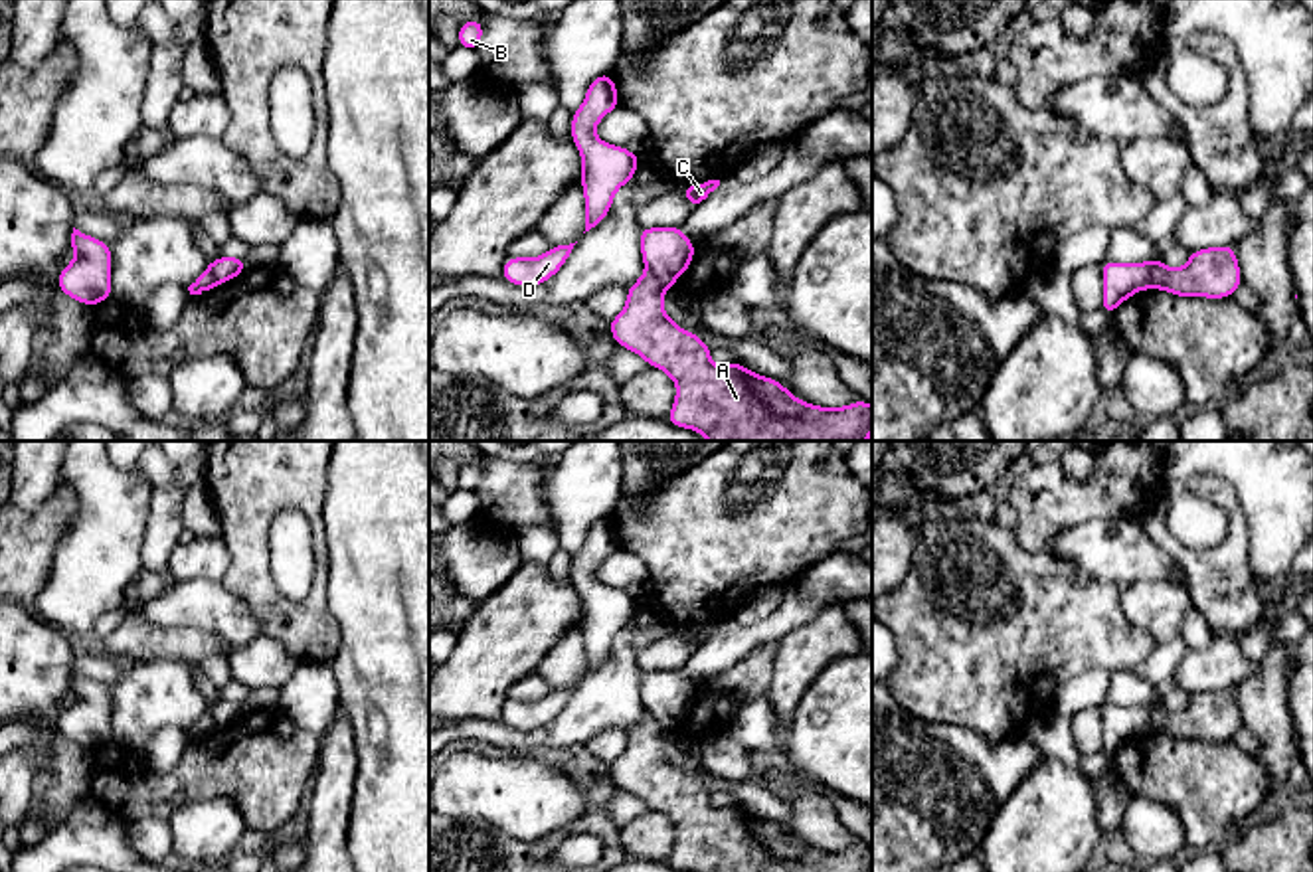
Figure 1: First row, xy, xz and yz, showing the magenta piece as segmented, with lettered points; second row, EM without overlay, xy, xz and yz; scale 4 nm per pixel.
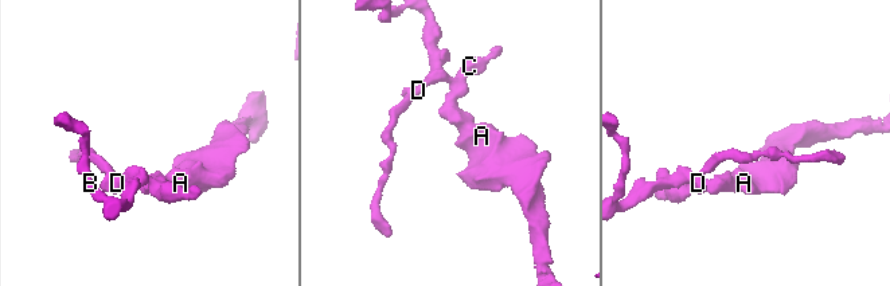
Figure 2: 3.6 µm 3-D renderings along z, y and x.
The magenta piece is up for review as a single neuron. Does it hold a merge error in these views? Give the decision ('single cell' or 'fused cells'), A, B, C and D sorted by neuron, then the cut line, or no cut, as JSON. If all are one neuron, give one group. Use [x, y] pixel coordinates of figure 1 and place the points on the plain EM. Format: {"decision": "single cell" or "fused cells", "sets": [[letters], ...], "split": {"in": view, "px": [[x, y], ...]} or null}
{"decision": "fused cells", "sets": [["A"], ["B", "C", "D"]], "split": {"in": "yz", "px": [[1155, 704], [1145, 730]]}}

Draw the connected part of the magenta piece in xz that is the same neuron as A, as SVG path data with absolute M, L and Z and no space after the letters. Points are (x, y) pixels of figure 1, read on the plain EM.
M643 716L627 732L625 751L609 763L617 789L633 793L676 827L666 864L682 872L870 872L872 848L864 842L846 850L819 850L795 842L773 821L732 805L714 809L712 791L682 773L664 755L666 730Z

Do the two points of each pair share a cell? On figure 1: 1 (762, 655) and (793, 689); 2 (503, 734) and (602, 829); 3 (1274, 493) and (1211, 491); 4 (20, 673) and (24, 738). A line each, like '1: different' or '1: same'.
1: different
2: different
3: different
4: different

